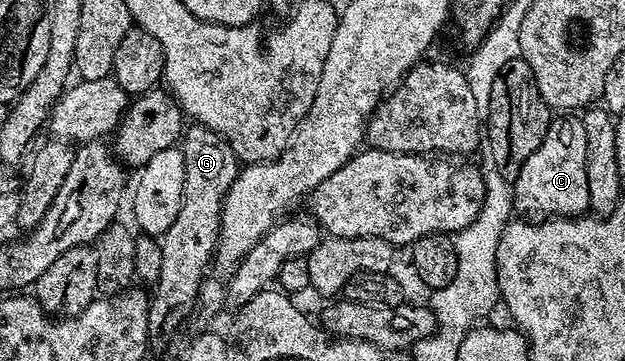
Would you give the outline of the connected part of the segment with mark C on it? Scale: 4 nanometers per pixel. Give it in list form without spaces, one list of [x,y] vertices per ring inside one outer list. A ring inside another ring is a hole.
[[[578,116],[551,117],[548,132],[544,132],[544,140],[540,140],[540,148],[524,160],[524,168],[520,168],[520,176],[512,184],[514,191],[514,214],[522,216],[527,210],[530,216],[582,216],[590,209],[588,204],[588,176],[584,173],[584,124]]]

